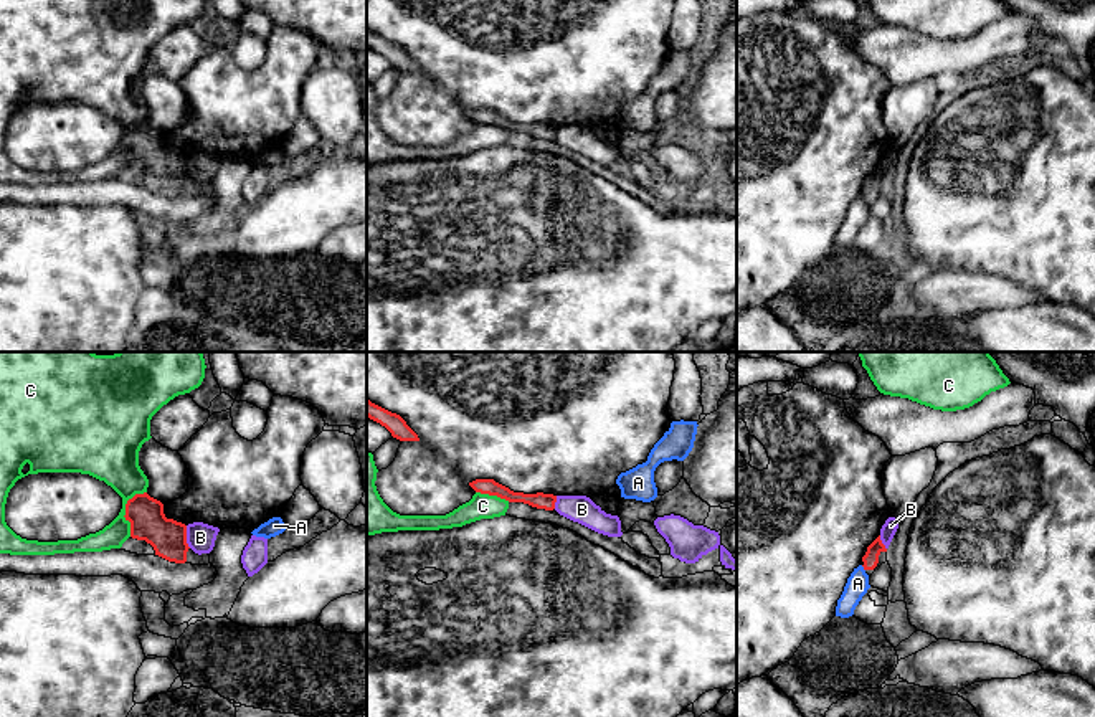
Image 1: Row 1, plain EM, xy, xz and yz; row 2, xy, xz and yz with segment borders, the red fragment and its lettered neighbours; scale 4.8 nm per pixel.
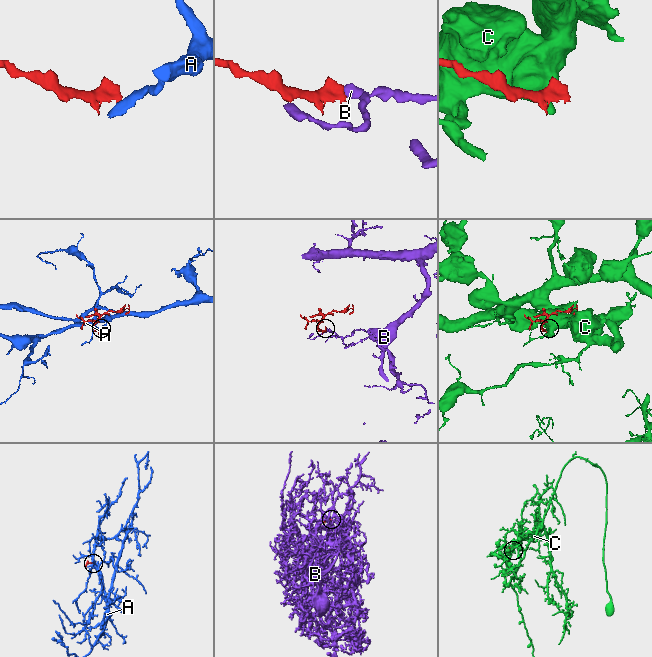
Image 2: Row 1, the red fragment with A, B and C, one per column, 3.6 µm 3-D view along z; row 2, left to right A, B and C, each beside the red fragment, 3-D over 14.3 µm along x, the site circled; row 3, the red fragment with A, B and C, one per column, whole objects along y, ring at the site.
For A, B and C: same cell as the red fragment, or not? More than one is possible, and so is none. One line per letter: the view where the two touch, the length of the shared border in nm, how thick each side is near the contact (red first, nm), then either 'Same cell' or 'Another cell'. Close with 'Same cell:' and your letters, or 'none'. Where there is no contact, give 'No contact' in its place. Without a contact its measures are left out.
A: Touches red in yz. Shared border 40 nm. Thickness 80 nm (red) against 110 nm. Another cell
B: Touches red in xy. Shared border 110 nm. Thickness 180 nm (red) against 140 nm. Another cell
C: Touches red in xy. Shared border 240 nm. Thickness 180 nm (red) against 240 nm. Another cell
Same cell: none

